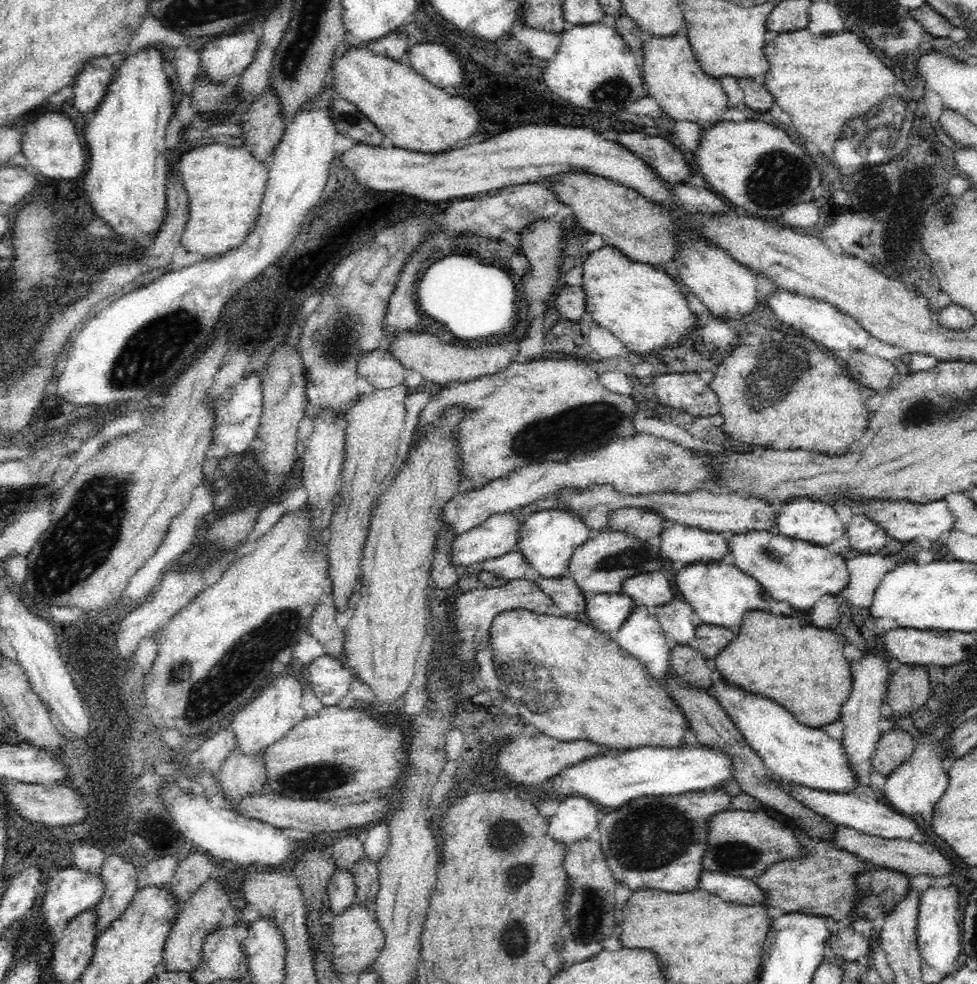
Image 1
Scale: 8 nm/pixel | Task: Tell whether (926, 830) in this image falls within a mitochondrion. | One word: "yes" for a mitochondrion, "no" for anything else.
no

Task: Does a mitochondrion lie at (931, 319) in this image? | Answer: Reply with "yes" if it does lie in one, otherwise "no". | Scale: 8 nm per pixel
no

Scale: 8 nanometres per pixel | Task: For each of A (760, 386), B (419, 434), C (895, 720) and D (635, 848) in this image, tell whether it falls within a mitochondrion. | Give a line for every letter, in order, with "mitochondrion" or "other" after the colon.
A: mitochondrion
B: other
C: other
D: mitochondrion

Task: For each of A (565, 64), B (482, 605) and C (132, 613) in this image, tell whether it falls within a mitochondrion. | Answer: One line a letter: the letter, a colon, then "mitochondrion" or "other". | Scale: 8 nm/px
A: other
B: other
C: other

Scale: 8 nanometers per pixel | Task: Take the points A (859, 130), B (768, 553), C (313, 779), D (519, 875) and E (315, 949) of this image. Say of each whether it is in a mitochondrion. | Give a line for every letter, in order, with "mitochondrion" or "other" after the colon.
A: mitochondrion
B: mitochondrion
C: mitochondrion
D: mitochondrion
E: other

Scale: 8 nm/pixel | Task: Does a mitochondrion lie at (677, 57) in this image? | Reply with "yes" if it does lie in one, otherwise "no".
no

